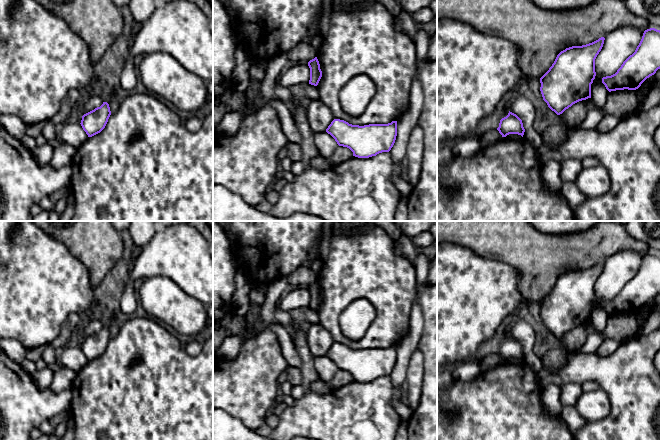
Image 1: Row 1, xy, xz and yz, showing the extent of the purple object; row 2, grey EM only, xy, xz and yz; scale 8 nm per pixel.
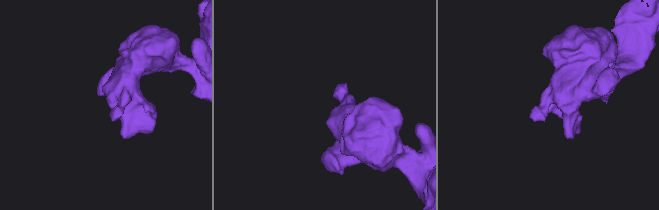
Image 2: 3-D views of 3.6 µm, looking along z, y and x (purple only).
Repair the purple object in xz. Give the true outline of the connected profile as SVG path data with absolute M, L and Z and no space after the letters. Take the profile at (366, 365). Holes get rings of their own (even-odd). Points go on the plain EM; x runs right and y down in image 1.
M334 343L326 353L339 370L347 371L358 382L389 376L397 360L397 345L388 348L352 349Z

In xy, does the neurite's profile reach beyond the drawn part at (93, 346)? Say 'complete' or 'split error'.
complete

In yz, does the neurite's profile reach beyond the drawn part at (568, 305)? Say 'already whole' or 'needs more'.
already whole

